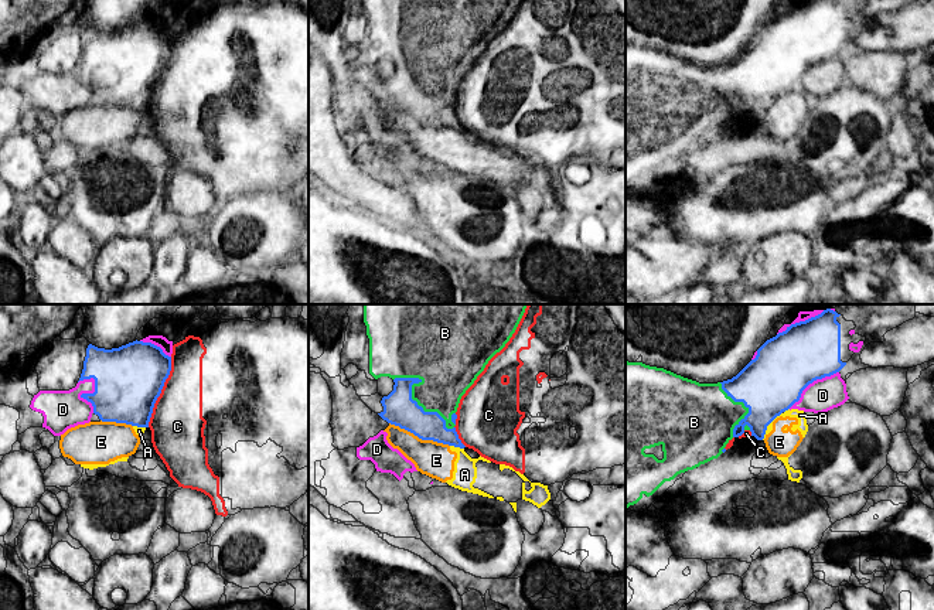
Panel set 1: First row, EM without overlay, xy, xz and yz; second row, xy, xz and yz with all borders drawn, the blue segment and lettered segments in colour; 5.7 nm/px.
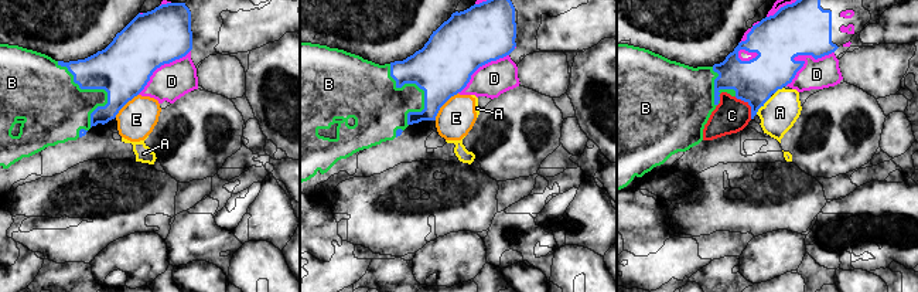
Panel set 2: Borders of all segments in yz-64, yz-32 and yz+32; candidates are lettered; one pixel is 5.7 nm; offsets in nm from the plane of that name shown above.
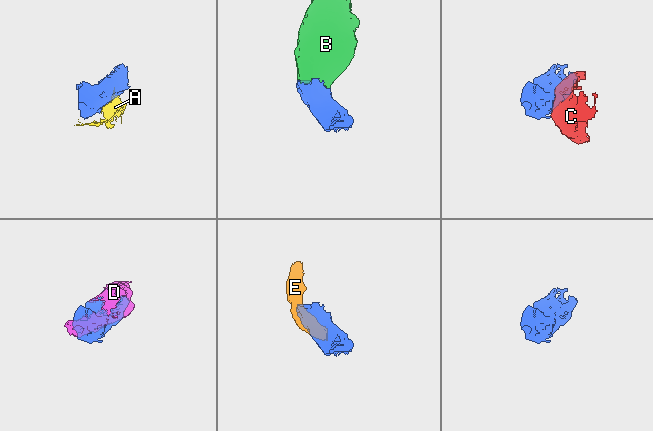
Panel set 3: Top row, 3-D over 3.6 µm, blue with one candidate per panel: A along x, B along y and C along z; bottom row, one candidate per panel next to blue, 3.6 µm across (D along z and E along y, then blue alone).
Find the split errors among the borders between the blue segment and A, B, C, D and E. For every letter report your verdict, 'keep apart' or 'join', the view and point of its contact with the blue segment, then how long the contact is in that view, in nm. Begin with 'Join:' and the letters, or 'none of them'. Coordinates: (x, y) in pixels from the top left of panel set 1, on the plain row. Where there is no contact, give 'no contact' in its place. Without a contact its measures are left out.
Join: B
A: keep apart | yz (767, 108) | 200 nm
B: join | xz (411, 79) | 440 nm
C: keep apart | xy (160, 75) | 420 nm
D: keep apart | xy (85, 77) | 200 nm
E: keep apart | xz (419, 121) | 380 nm

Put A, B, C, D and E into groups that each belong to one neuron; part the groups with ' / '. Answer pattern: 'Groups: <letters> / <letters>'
Groups: A E / B / C / D

